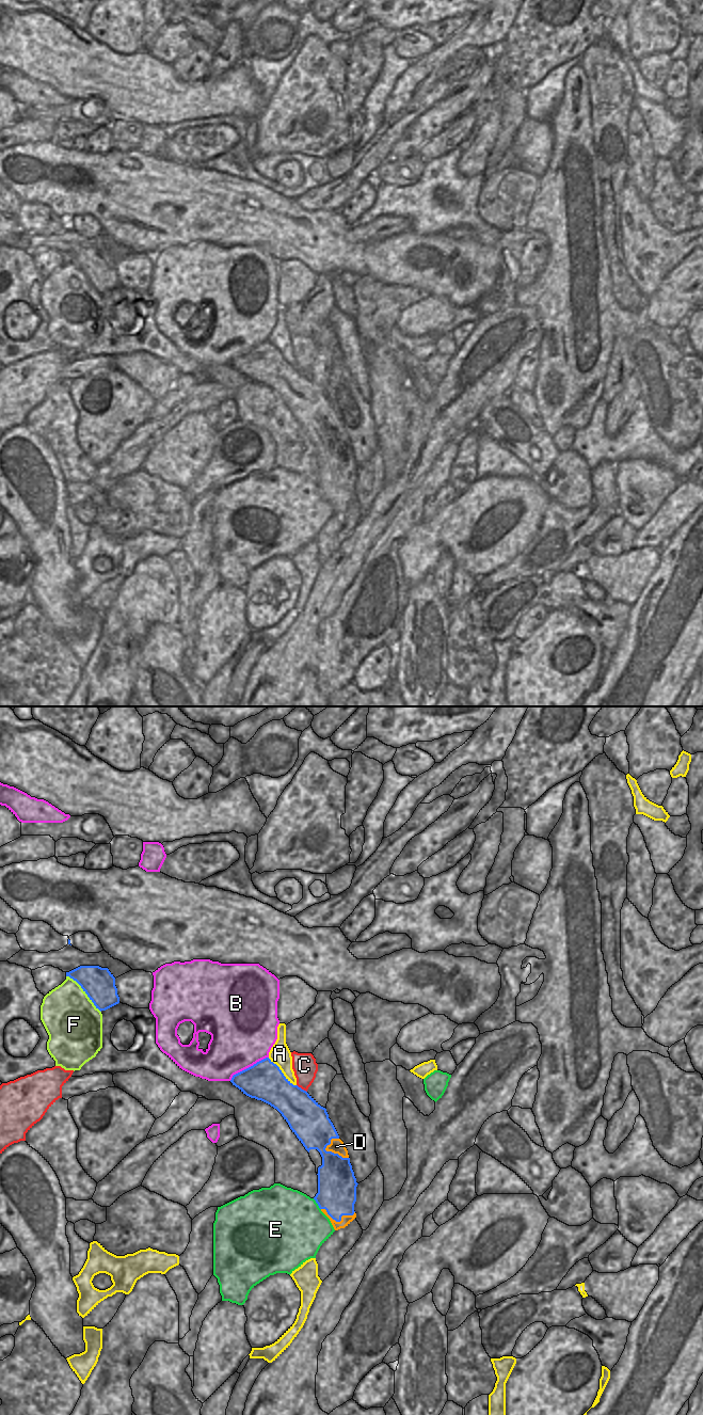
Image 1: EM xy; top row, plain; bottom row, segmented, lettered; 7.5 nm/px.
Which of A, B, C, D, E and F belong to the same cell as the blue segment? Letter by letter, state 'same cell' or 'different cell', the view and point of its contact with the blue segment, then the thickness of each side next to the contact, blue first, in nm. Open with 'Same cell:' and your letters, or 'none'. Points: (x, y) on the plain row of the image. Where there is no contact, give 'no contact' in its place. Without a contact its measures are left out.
Same cell: D
A: different cell; meets blue in xy at (281, 354); 300 nm thick on the blue side, 160 nm on the other
B: different cell; meets blue in xy at (249, 350); 300 nm thick on the blue side, 460 nm on the other
C: different cell; meets blue in xy at (301, 371); 280 nm thick on the blue side, 180 nm on the other
D: same cell; meets blue in xy at (331, 434); 280 nm thick on the blue side, 110 nm on the other
E: different cell; meets blue in xy at (317, 486); 280 nm thick on the blue side, 480 nm on the other
F: different cell; meets blue in xy at (85, 275); 240 nm thick on the blue side, 420 nm on the other

